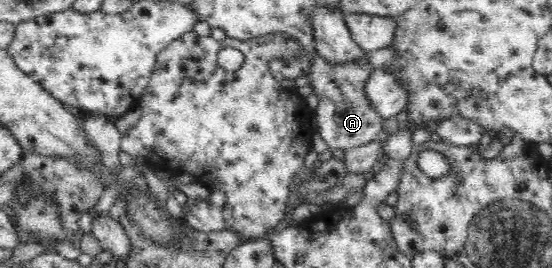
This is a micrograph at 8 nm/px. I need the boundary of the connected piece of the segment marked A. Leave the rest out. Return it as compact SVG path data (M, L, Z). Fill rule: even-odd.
M317 55L311 65L310 83L318 95L318 106L314 111L318 122L317 132L327 143L329 149L342 149L344 152L367 145L375 140L383 131L383 119L368 104L364 96L364 85L373 69L369 58L363 65L329 65L321 56Z

